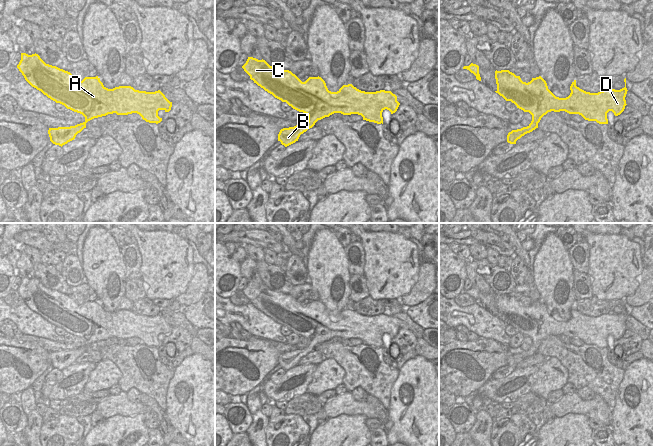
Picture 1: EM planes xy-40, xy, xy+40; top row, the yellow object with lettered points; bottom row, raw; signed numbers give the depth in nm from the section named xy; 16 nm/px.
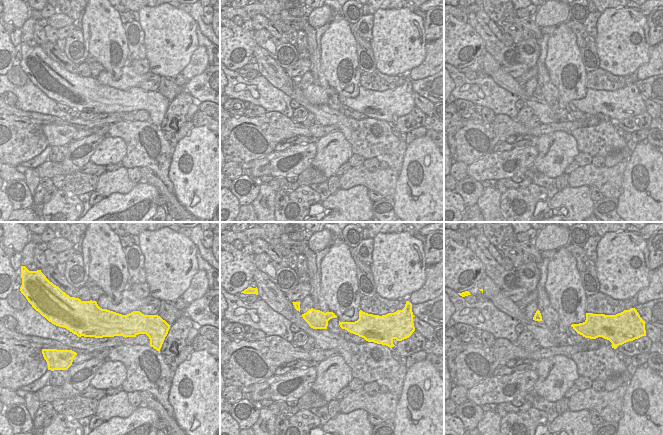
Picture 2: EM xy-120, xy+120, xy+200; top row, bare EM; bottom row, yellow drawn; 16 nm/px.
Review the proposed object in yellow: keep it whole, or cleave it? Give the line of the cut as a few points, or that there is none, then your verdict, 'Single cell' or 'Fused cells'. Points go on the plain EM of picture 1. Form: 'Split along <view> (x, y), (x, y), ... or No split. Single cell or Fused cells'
No split. Single cell.

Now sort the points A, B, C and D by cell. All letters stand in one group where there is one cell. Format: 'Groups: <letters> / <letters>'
Groups: A B C D.

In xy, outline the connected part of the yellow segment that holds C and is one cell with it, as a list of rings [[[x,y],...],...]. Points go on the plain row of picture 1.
[[[248,281],[242,292],[250,300],[250,303],[265,315],[282,326],[286,326],[293,333],[308,339],[307,347],[280,354],[278,365],[285,371],[298,365],[300,359],[312,352],[318,344],[329,341],[334,337],[343,339],[358,338],[363,341],[363,344],[383,348],[382,336],[387,333],[393,338],[400,329],[397,320],[391,315],[365,316],[357,313],[352,308],[348,308],[343,309],[337,316],[331,316],[328,314],[325,305],[319,300],[309,301],[305,306],[302,306],[291,295],[272,291],[263,283],[258,284]]]

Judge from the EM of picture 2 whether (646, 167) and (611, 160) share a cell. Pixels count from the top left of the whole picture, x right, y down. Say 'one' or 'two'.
two

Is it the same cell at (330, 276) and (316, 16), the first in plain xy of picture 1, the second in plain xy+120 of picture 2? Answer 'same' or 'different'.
different

